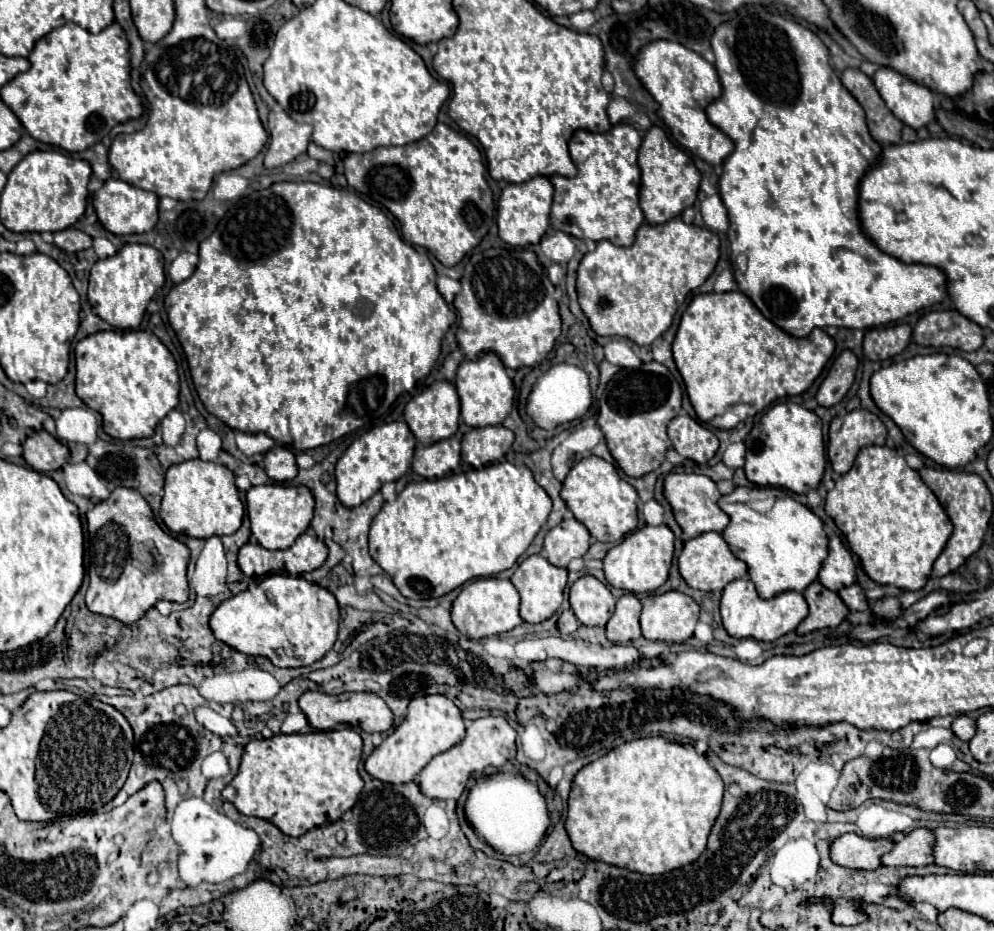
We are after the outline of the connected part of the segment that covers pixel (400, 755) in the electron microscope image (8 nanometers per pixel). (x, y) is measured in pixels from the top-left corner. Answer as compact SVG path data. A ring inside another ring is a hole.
M440 694L412 698L404 722L396 726L392 734L388 734L378 748L374 748L374 752L364 762L364 768L372 778L380 782L388 782L388 784L412 782L414 776L418 776L420 770L436 754L450 750L462 738L464 738L464 720L452 700Z

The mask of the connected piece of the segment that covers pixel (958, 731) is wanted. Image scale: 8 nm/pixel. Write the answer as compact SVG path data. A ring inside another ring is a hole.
M964 714L956 716L950 728L952 728L954 736L958 736L960 740L970 740L972 734L976 734L976 722L970 716L964 716Z

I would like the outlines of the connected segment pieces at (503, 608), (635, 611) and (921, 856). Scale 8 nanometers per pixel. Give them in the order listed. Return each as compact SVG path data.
M478 578L460 590L458 598L452 602L450 614L452 614L454 626L464 636L468 636L472 640L480 640L486 636L506 634L508 630L522 624L522 618L518 614L518 606L520 606L520 594L510 580Z
M624 594L616 602L616 610L606 626L606 638L614 644L626 644L640 638L640 610L642 604L634 594Z
M914 828L902 838L894 840L890 852L880 862L884 866L928 866L932 862L932 830Z

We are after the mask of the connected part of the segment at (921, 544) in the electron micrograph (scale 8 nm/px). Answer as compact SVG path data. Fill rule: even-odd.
M864 446L860 448L850 472L836 480L836 486L826 496L826 514L836 522L844 534L850 550L860 558L864 572L878 584L892 584L900 590L920 590L930 578L932 564L944 550L952 522L944 508L922 482L916 470L912 470L894 448L888 446Z

